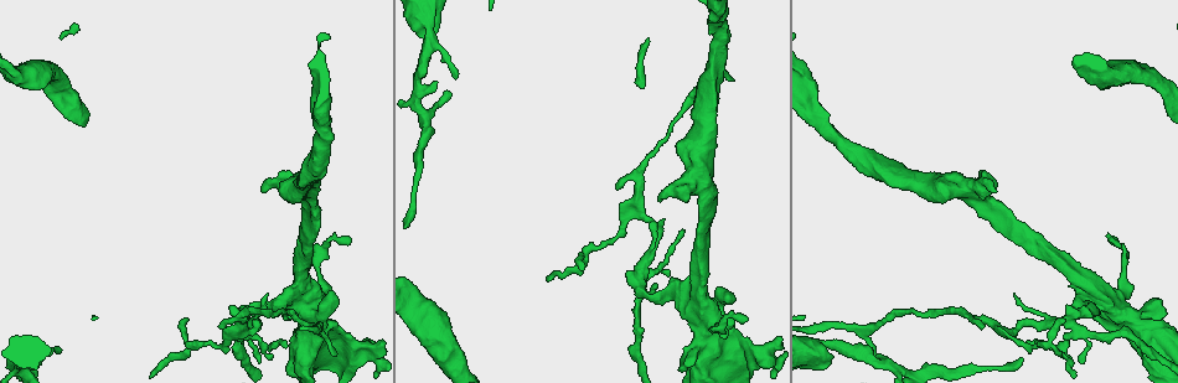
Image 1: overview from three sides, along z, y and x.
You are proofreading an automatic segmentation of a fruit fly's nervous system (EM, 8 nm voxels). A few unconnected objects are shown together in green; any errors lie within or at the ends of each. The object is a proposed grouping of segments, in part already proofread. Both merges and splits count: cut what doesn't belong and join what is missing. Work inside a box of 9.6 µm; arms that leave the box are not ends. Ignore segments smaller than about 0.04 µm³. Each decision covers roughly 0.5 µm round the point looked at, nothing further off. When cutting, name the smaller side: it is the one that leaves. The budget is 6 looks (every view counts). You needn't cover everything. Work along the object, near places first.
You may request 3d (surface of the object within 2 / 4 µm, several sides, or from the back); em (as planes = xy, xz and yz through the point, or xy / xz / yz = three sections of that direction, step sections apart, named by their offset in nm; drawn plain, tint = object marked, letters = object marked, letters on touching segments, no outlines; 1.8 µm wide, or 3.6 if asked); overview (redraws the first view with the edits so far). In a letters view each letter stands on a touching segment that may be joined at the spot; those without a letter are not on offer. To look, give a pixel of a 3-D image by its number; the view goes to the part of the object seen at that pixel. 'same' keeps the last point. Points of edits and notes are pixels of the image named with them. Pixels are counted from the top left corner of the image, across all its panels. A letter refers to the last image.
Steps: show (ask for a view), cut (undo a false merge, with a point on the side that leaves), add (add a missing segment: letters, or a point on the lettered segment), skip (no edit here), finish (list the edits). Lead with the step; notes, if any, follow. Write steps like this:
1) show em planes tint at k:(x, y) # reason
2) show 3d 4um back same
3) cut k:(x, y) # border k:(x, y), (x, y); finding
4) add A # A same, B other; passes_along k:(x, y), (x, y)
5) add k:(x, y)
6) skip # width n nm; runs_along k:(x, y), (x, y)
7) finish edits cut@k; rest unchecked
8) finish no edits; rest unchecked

show 3d 4um at 1:(1069, 321)

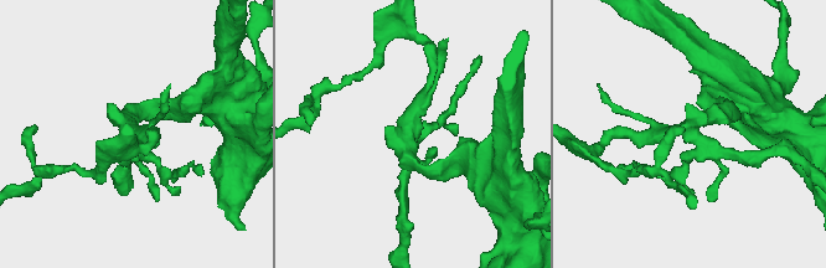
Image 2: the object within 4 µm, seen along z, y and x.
show em planes letters at 2:(691, 127) # now the EM

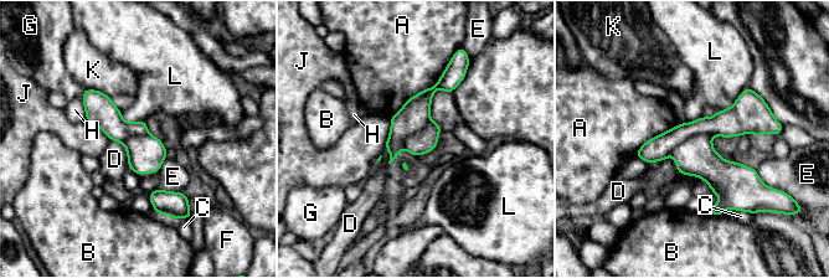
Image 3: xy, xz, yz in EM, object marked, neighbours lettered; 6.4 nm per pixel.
cut 3:(696, 156) # width 240 nm; A other, B other, C other, D other, E other, F other, G other, H other, J other, K other, L other; border 3:(710, 135), (694, 134), (669, 154); two neurons meet here

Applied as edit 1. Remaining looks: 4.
show overview

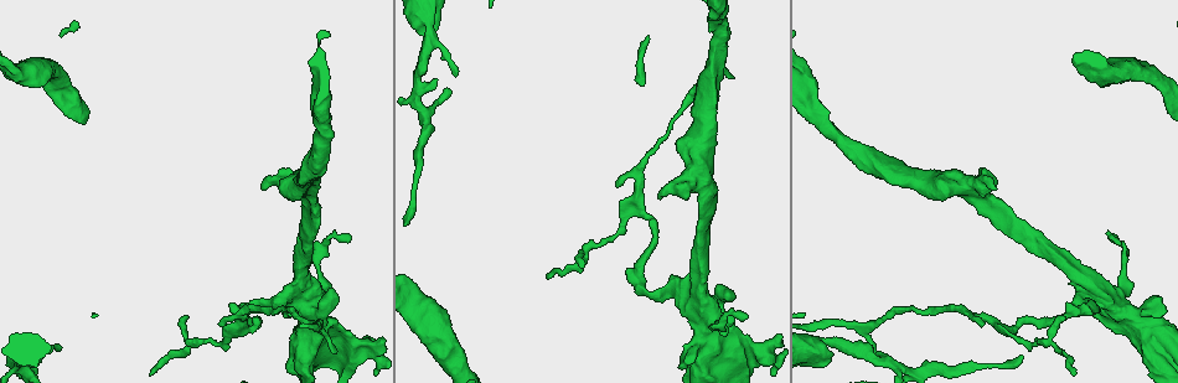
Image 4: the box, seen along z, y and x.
show em 3.6um yz step 4 tint at 4:(1106, 310) # four or more arms meet

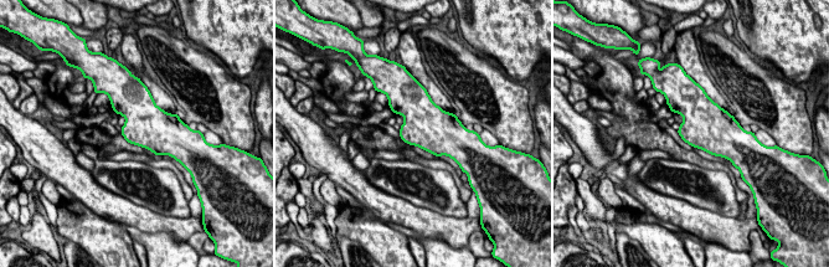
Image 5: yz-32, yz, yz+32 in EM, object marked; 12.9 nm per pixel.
show em 3.6um yz step 4 letters same # what lies round it

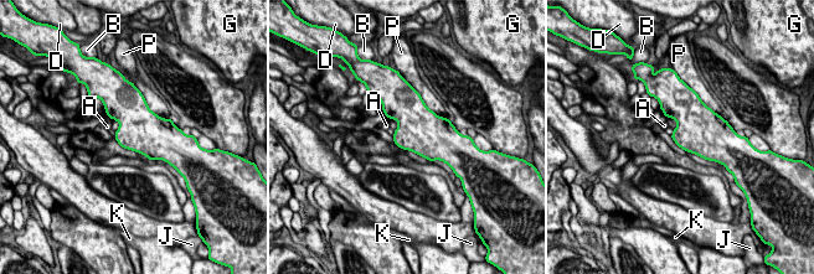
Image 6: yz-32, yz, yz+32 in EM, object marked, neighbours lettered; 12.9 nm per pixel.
skip # width 500 nm; longest_contact P 420 nm; A other, B other, D other, G other, J other, K other, P other; one neuron here

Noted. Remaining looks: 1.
finish edits cut@3; rest unchecked

